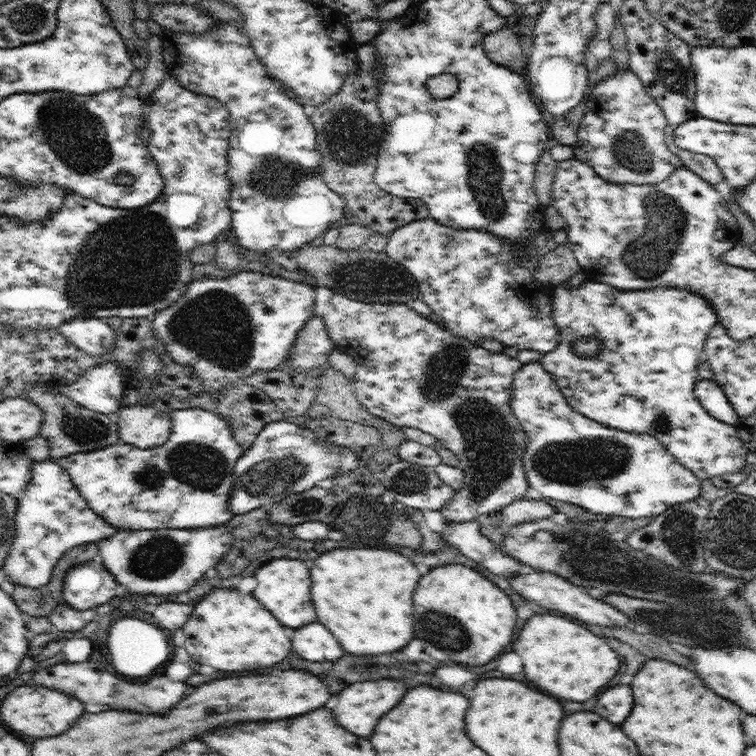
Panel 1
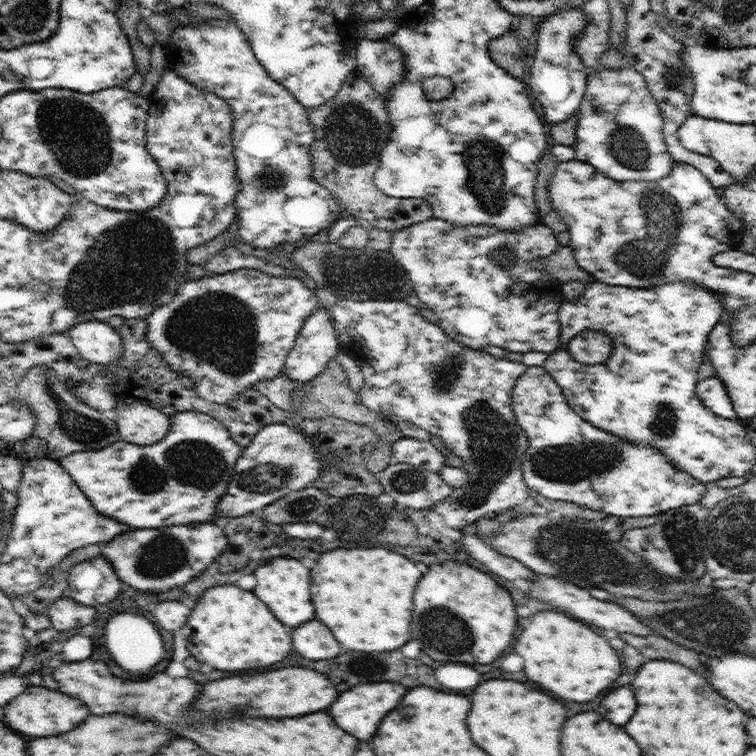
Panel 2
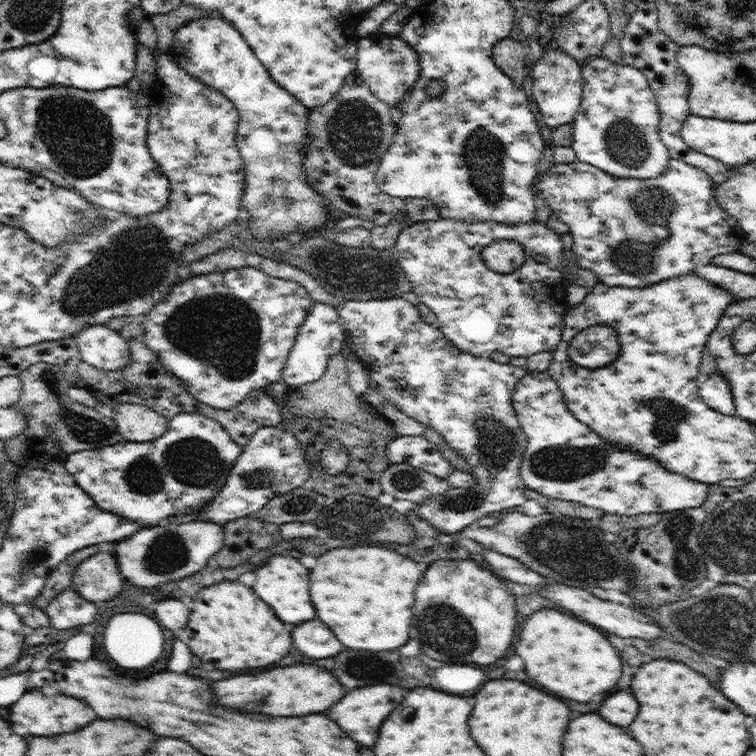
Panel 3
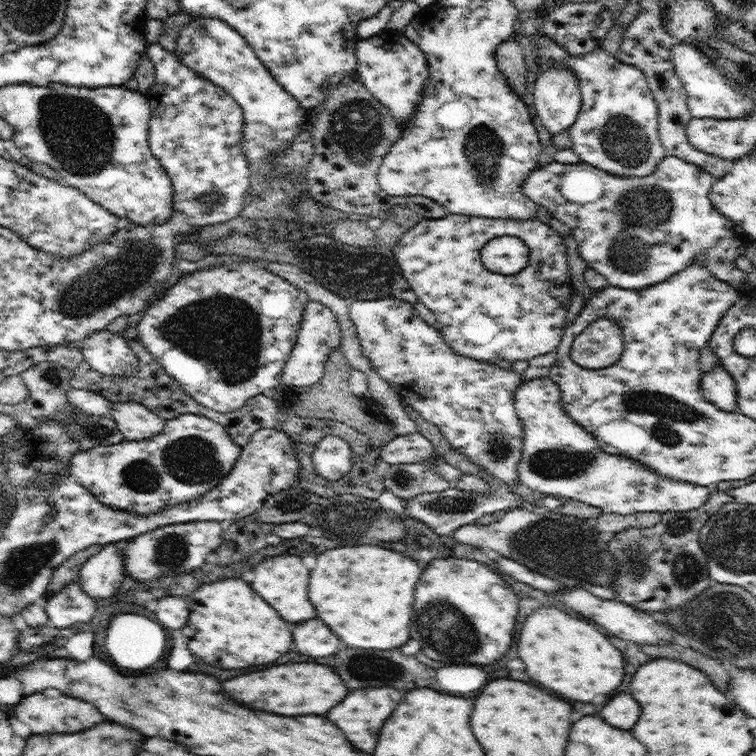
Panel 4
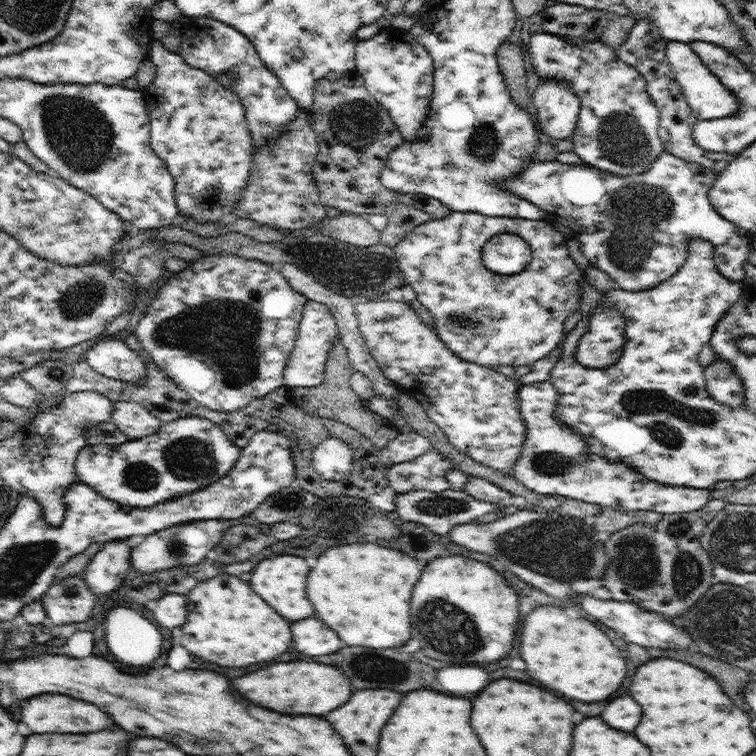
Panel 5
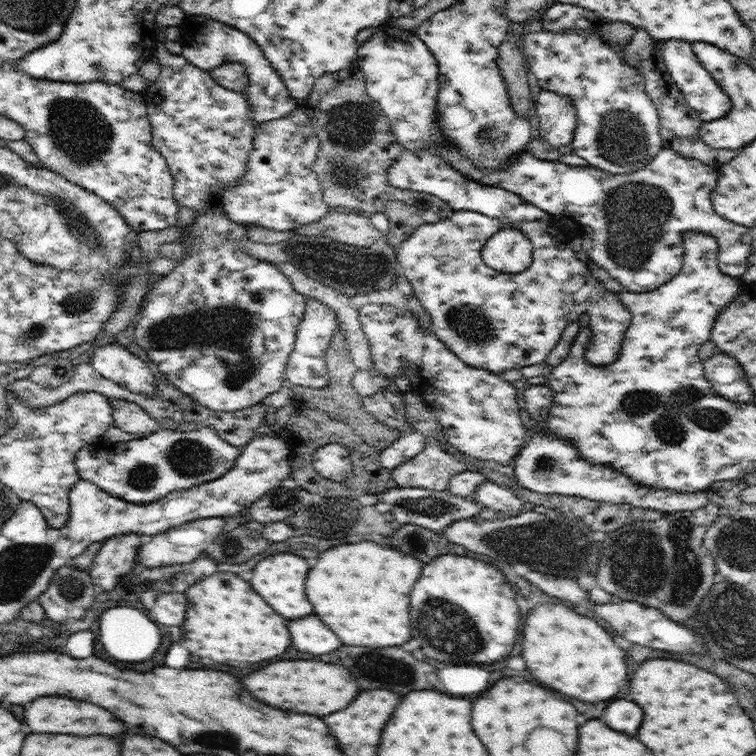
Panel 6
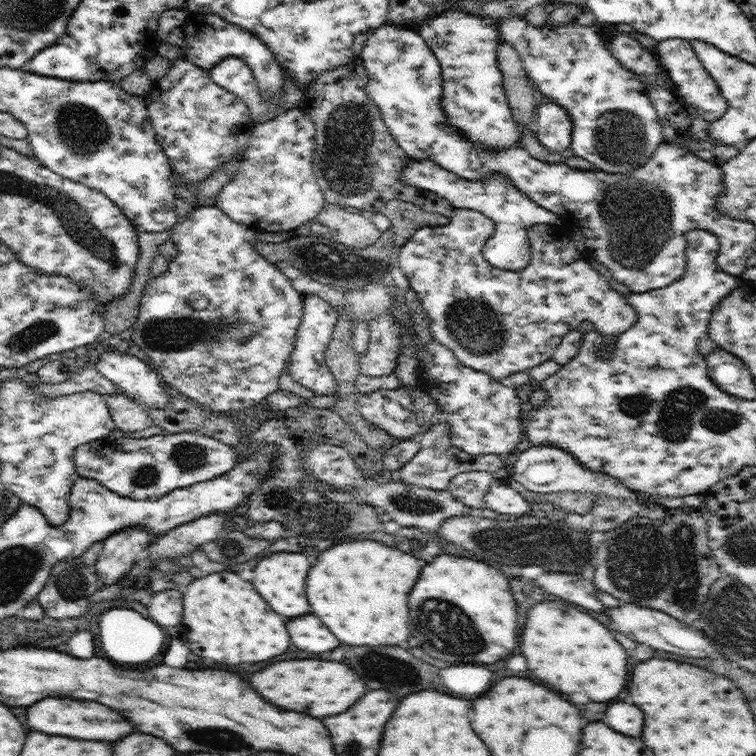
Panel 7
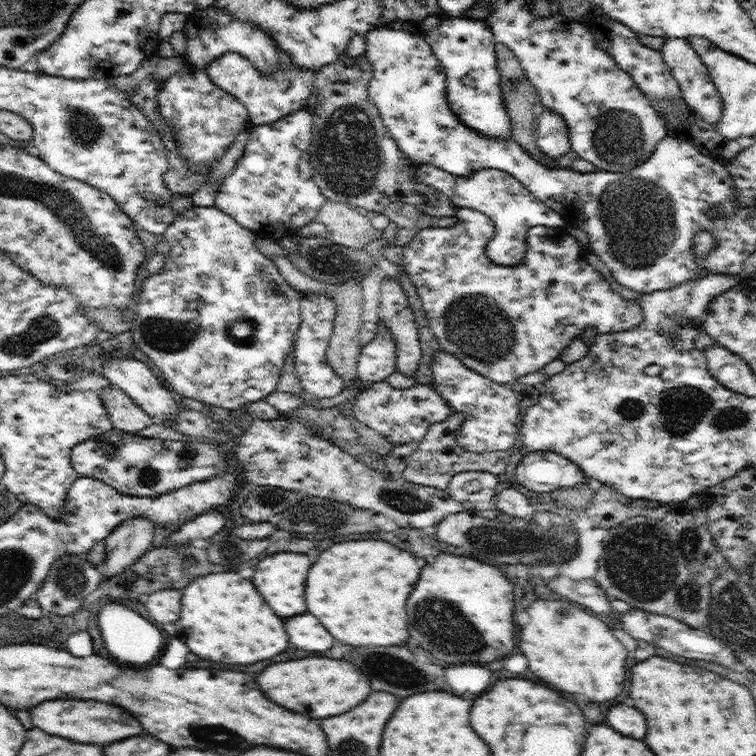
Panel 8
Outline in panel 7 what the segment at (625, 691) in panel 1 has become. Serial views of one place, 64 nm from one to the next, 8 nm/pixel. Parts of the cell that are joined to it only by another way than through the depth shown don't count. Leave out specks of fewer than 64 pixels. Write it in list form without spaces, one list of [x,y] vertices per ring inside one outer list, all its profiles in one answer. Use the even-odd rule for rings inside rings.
[[[616,702],[606,710],[604,722],[610,728],[616,728],[616,732],[626,734],[626,736],[642,736],[642,728],[644,728],[644,716],[640,712],[640,708],[636,708],[634,704],[626,704],[626,702]]]

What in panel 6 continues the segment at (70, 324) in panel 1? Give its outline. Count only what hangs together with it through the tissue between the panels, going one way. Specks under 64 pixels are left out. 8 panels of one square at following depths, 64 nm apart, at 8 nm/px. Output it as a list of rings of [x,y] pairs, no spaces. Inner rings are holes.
[[[118,343],[94,347],[90,363],[98,375],[117,382],[134,394],[157,394],[157,372],[142,358]]]

